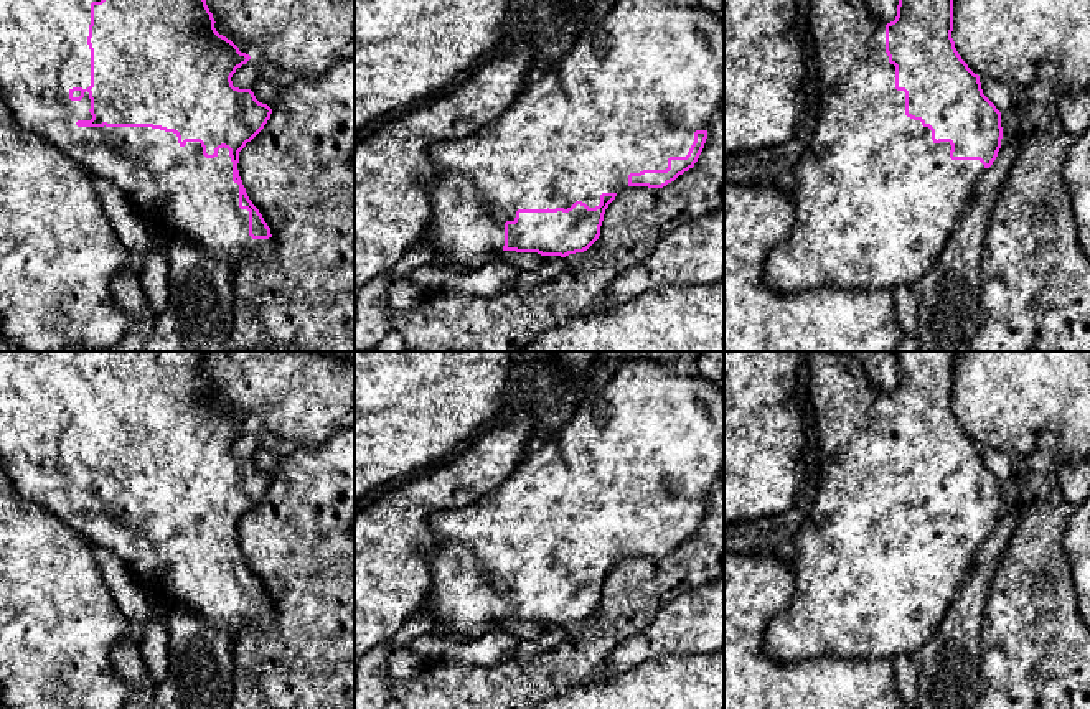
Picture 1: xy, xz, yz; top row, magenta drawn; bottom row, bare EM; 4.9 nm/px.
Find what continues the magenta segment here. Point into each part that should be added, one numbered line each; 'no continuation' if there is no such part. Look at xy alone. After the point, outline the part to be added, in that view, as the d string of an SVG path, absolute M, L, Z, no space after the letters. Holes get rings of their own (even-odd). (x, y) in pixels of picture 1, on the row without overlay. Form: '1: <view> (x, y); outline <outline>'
1: xy (43, 394); outline M0 351L0 457L10 480L15 483L16 491L43 506L54 516L58 516L71 529L84 536L89 542L101 546L114 554L117 554L124 564L130 569L137 582L140 584L145 595L157 603L158 607L170 608L173 605L185 605L190 612L198 613L206 622L214 627L219 627L228 633L228 636L236 641L242 632L259 630L265 632L272 628L274 623L274 608L252 608L249 605L249 580L239 577L239 554L233 551L233 531L228 518L219 518L214 528L206 528L203 524L203 516L200 511L186 511L185 516L178 513L178 506L173 501L165 501L152 496L78 496L78 490L91 490L92 485L89 462L86 460L91 455L91 419L87 414L89 394L91 394L91 373L101 371L104 368L104 353L102 351ZM73 457L82 457L84 467L81 470L71 470L69 460Z

